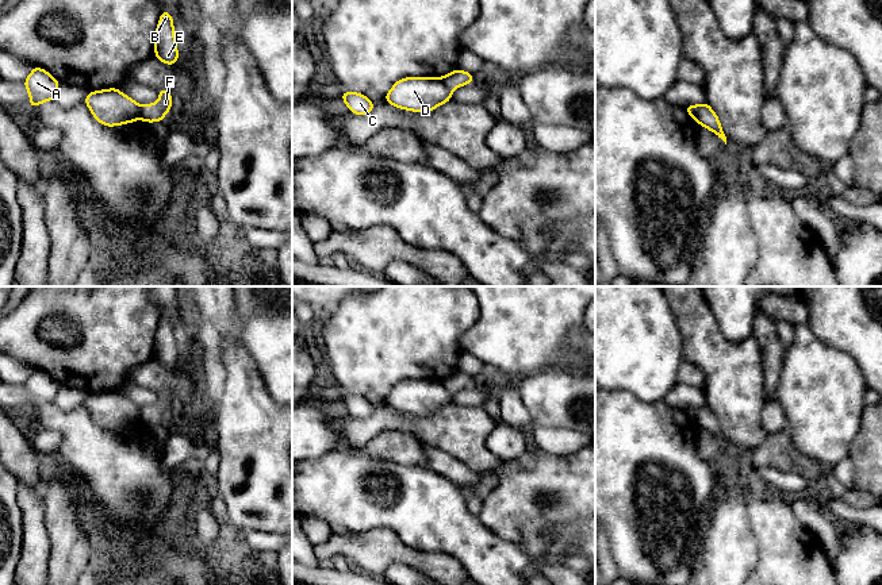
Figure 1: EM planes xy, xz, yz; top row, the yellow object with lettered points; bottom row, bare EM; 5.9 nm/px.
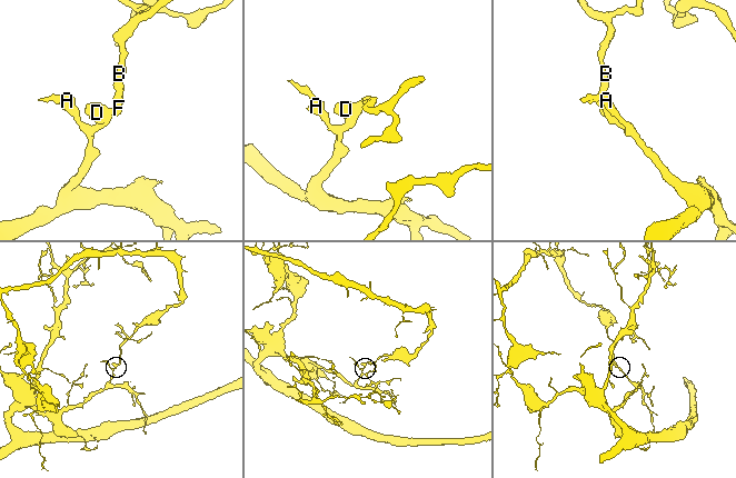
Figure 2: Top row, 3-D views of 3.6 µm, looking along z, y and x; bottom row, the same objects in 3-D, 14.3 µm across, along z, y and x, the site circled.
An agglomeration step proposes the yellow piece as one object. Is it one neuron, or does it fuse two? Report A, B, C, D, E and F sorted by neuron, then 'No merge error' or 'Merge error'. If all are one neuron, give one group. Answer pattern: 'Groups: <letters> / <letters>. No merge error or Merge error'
Groups: A C D / B E F. Merge error

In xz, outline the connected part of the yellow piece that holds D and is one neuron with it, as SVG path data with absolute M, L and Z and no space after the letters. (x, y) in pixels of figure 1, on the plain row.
M404 380L383 400L392 409L411 415L430 415L452 403L452 393L441 380Z

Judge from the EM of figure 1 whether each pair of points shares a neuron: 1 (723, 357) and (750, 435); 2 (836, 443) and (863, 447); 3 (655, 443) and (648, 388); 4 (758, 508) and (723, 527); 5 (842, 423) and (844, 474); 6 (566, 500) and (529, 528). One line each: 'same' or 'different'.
1: same
2: different
3: different
4: different
5: different
6: different

